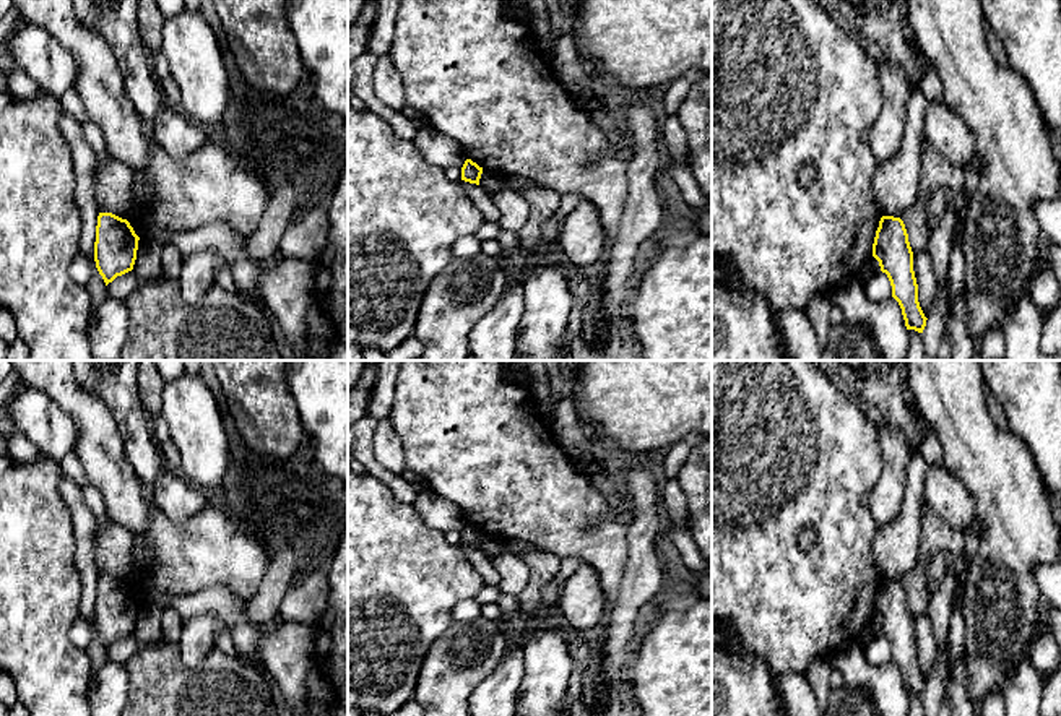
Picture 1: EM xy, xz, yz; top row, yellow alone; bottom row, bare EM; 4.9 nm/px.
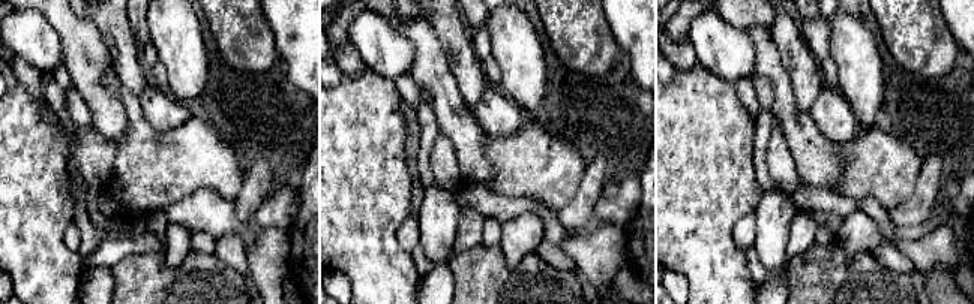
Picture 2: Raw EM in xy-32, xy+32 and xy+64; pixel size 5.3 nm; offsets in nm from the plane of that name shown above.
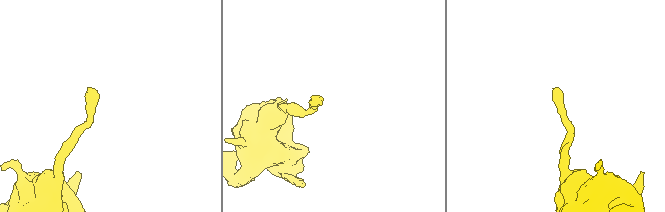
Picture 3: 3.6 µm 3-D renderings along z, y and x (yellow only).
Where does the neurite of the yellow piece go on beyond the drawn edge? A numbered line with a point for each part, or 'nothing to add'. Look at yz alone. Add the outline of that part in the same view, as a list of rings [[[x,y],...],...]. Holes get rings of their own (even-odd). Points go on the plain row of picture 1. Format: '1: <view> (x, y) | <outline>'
nothing to add

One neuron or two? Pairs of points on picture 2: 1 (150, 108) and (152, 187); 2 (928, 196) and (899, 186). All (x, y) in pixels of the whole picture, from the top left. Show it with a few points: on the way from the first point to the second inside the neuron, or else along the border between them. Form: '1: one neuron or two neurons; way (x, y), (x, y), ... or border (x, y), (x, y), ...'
1: two neurons; border (137, 96), (153, 129), (170, 132), (185, 123)
2: two neurons; border (923, 159), (914, 190), (889, 210)

